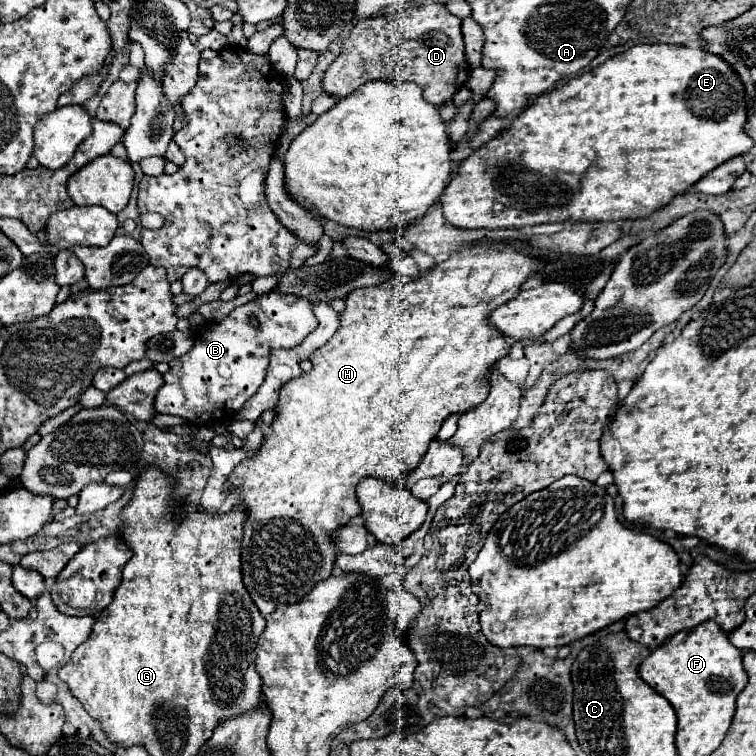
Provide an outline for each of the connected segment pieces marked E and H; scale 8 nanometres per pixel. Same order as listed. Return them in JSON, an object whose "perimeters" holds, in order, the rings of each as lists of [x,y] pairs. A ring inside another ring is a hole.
{"perimeters":[[[[634,45],[628,51],[610,57],[606,63],[596,69],[582,73],[554,91],[540,95],[510,123],[506,131],[500,131],[490,143],[484,143],[480,149],[472,151],[460,165],[458,173],[450,179],[444,189],[440,203],[444,209],[444,217],[460,229],[522,229],[538,223],[558,223],[558,221],[618,221],[618,219],[644,219],[650,217],[658,207],[664,207],[674,199],[674,195],[686,193],[694,183],[698,183],[706,173],[722,165],[724,161],[744,155],[752,149],[754,141],[744,133],[746,123],[746,107],[744,107],[744,85],[732,67],[716,55],[710,55],[702,49],[688,49],[682,45]]],[[[520,241],[500,243],[498,247],[466,247],[420,279],[401,283],[391,277],[378,287],[362,287],[346,297],[340,329],[310,355],[312,371],[280,389],[272,437],[264,437],[258,451],[244,459],[224,485],[224,491],[242,491],[238,505],[248,513],[242,541],[242,575],[262,615],[272,613],[282,603],[302,601],[320,579],[332,575],[338,555],[332,535],[360,513],[356,485],[364,477],[404,479],[418,467],[448,415],[466,413],[486,399],[488,383],[484,377],[510,349],[510,339],[490,327],[486,317],[518,295],[520,285],[544,265],[526,247]]]]}

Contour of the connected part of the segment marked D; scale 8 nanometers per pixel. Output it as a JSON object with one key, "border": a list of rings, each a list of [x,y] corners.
{"border":[[[430,3],[420,7],[410,7],[404,13],[380,15],[374,19],[358,21],[350,35],[342,41],[340,55],[326,69],[322,79],[322,89],[334,97],[348,97],[366,81],[392,81],[392,83],[416,83],[424,89],[424,99],[434,107],[444,105],[454,97],[454,93],[464,87],[470,77],[470,65],[464,57],[464,39],[462,39],[462,19],[450,15],[442,3]]]}

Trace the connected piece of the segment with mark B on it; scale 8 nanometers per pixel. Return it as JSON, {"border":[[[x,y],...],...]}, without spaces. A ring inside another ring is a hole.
{"border":[[[270,291],[236,307],[222,321],[204,325],[190,353],[170,363],[164,385],[154,397],[156,413],[176,415],[192,425],[230,423],[232,419],[228,417],[238,413],[262,385],[268,367],[268,349],[294,349],[316,327],[318,319],[312,313],[312,303],[296,295]],[[250,319],[256,319],[258,327],[250,325]]]}

